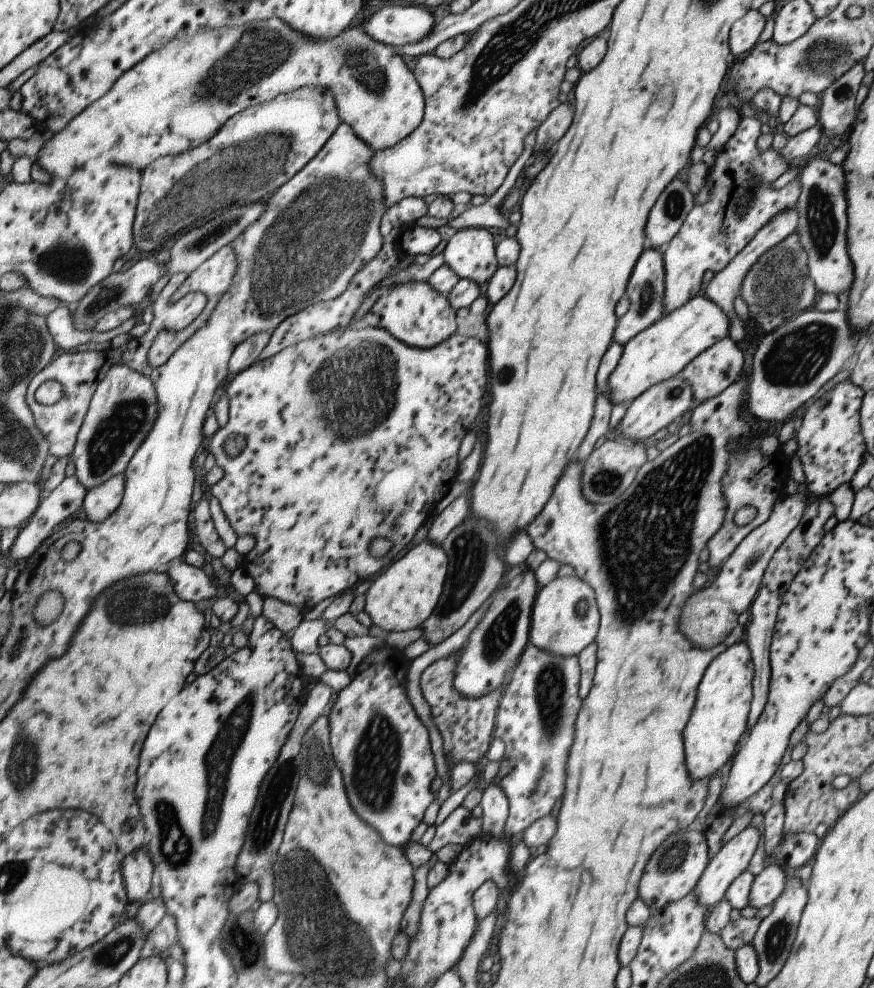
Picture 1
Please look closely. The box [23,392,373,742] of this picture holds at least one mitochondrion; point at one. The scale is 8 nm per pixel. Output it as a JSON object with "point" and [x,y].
{"point":[115,431]}

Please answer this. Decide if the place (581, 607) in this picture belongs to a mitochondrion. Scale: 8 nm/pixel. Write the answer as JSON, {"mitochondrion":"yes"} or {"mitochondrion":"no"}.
{"mitochondrion":"yes"}

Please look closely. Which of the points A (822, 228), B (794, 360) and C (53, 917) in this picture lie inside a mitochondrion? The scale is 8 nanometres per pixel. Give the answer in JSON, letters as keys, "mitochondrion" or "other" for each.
{"A":"mitochondrion","B":"mitochondrion","C":"other"}

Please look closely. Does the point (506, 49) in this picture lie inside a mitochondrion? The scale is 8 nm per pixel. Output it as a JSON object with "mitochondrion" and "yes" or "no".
{"mitochondrion":"yes"}

